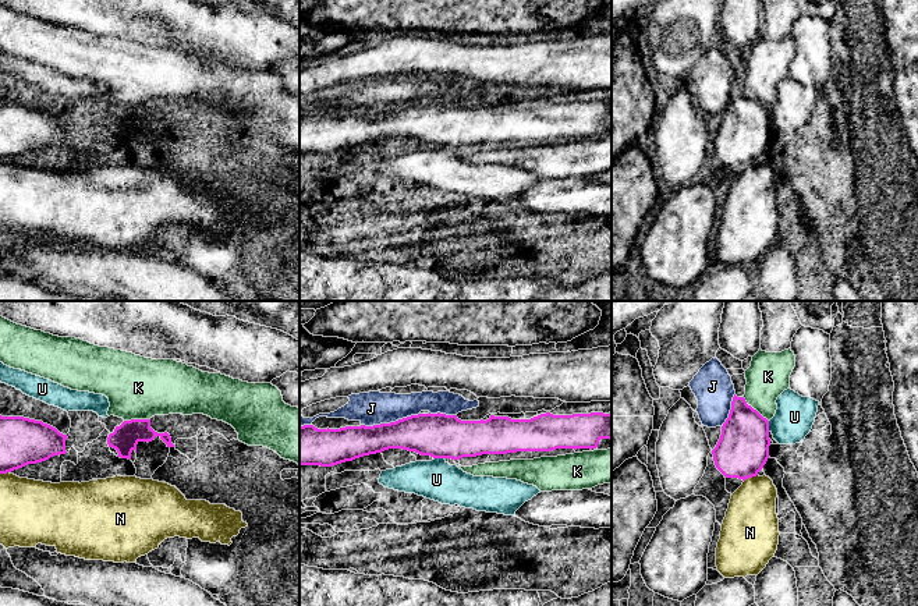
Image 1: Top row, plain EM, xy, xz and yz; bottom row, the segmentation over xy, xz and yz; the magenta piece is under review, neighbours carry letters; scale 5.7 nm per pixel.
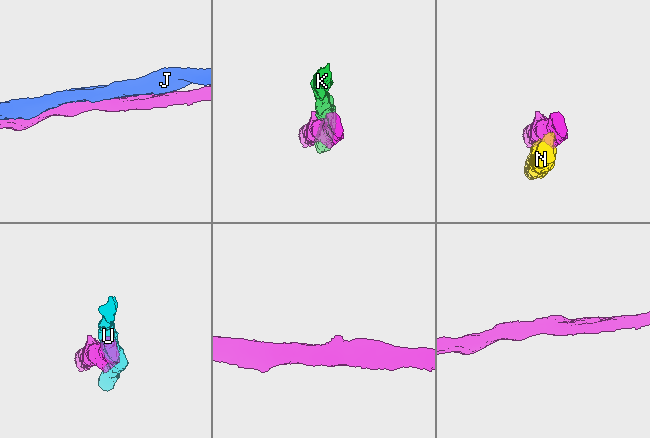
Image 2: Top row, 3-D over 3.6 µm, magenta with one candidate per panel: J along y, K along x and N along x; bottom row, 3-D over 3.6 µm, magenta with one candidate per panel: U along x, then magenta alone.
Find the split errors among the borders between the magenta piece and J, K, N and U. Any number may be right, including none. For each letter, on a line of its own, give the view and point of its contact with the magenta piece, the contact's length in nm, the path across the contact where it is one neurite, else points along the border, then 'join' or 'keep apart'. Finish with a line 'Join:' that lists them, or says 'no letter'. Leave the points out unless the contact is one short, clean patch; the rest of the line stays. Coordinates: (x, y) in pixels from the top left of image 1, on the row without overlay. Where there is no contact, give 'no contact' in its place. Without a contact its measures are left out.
J: contact xz (390, 110); length 360 nm; keep apart
K: contact yz (755, 98); length 200 nm; keep apart
N: contact yz (750, 165); length 90 nm; keep apart
U: contact yz (768, 114); length 60 nm; border yz (768, 109), (769, 119); keep apart
Join: no letter

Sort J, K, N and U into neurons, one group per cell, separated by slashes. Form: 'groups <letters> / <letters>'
groups J / K / N / U

